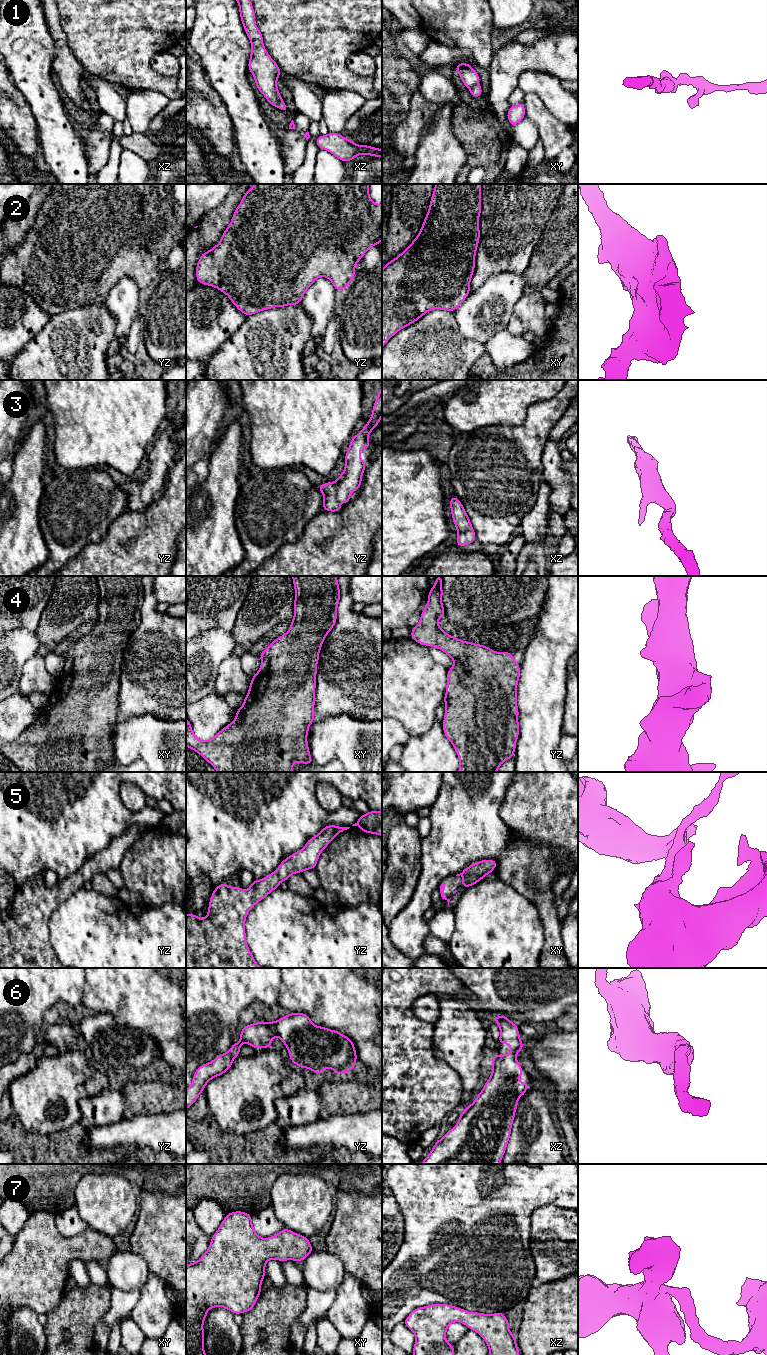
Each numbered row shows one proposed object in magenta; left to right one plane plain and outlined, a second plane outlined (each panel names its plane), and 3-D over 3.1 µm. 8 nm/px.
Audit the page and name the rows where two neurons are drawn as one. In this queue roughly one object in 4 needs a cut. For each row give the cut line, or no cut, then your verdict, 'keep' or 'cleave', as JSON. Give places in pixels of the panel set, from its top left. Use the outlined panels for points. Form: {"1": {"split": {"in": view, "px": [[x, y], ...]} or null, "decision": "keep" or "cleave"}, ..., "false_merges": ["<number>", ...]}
{"1": {"split": {"in": "xz", "px": [[280, 95], [276, 106]]}, "decision": "cleave"}, "2": {"split": null, "decision": "keep"}, "3": {"split": null, "decision": "keep"}, "4": {"split": null, "decision": "keep"}, "5": {"split": null, "decision": "keep"}, "6": {"split": null, "decision": "keep"}, "7": {"split": null, "decision": "keep"}, "false_merges": ["1"]}

